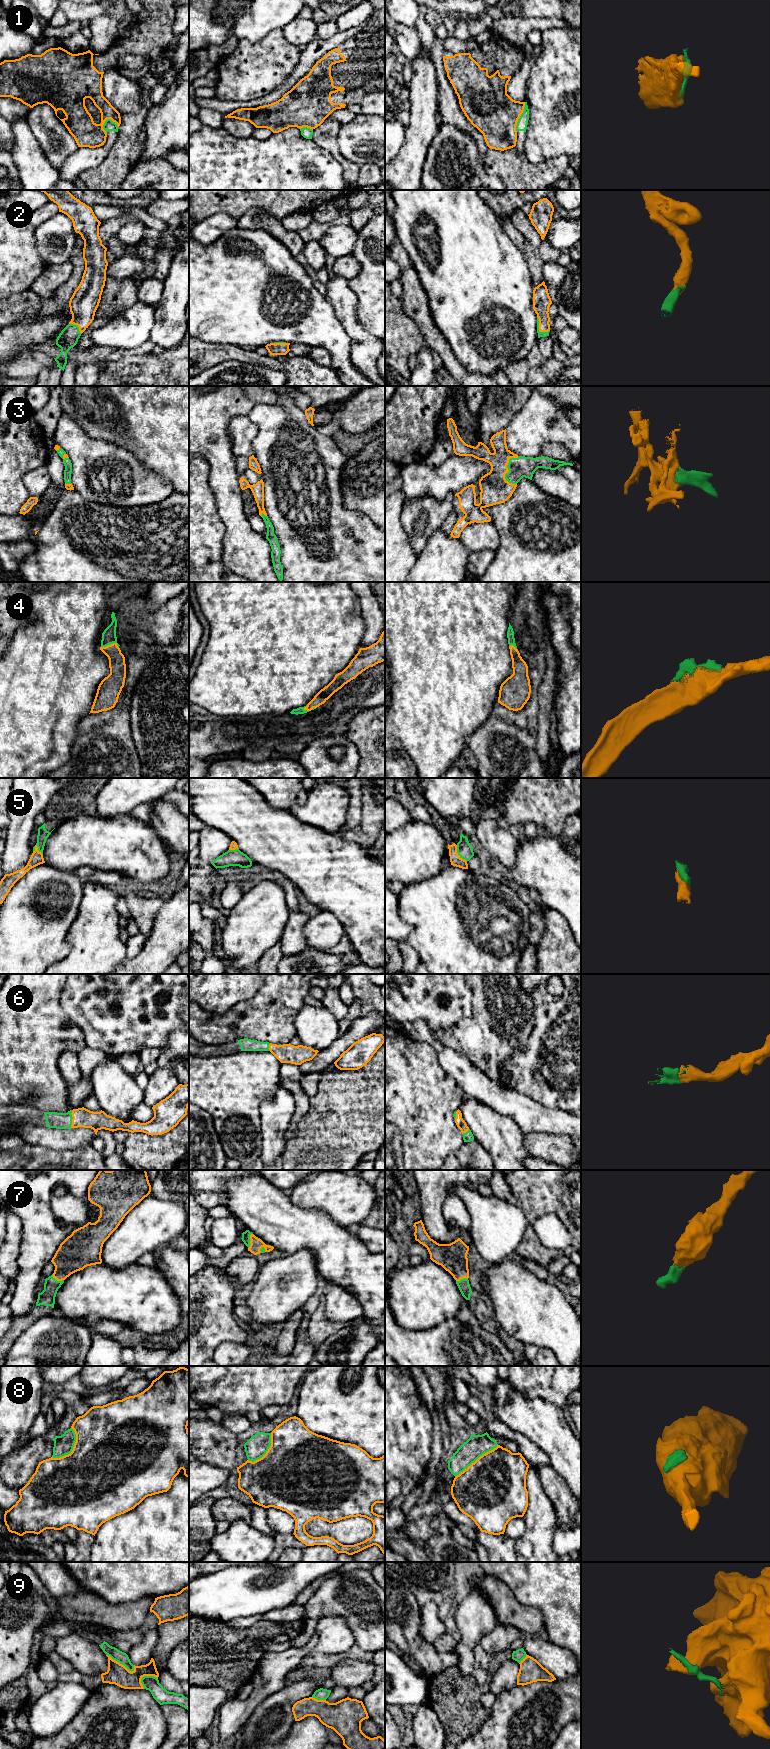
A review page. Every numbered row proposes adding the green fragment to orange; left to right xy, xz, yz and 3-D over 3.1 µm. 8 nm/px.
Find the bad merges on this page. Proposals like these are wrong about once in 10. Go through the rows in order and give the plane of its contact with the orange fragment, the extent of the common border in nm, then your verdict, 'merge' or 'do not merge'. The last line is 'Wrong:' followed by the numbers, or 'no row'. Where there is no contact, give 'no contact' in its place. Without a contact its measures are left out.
1: contact in yz; length 260 nm; do not merge
2: contact in yz; length 160 nm; merge
3: contact in yz; length 240 nm; merge
4: contact in xy; length 140 nm; merge
5: contact in yz; length 160 nm; merge
6: contact in xy; length 140 nm; merge
7: contact in xz; length 130 nm; merge
8: contact in yz; length 440 nm; do not merge
9: contact in xy; length 260 nm; do not merge
Wrong: 1, 8, 9

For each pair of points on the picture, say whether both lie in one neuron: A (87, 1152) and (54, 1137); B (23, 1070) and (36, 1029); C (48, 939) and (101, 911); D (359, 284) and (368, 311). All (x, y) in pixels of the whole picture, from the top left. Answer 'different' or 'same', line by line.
A: different
B: same
C: different
D: same

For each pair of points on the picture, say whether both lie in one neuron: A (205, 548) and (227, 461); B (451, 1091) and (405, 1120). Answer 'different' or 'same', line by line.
A: different
B: same

